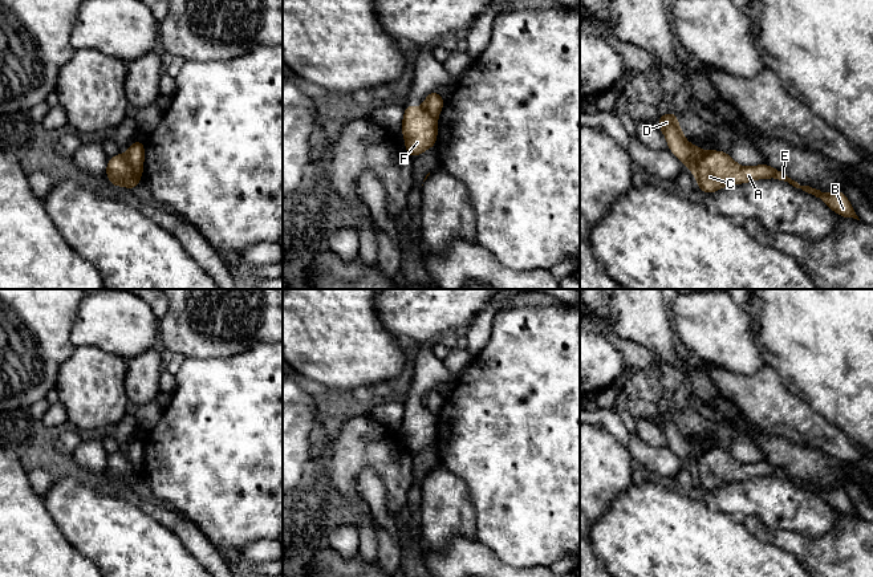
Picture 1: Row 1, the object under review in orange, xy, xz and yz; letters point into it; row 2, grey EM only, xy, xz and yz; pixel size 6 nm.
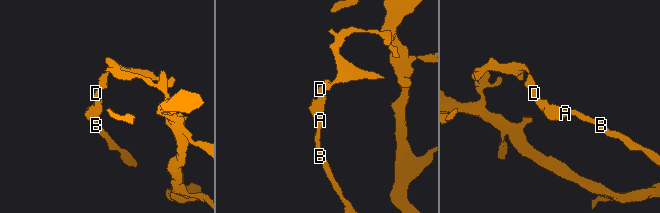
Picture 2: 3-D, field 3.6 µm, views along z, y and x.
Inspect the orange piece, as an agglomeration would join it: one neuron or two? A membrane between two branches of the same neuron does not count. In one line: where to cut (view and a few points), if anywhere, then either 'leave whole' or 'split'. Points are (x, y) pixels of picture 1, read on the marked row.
cut xy (125, 154), (139, 178); split

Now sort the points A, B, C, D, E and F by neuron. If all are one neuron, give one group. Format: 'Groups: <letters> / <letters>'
Groups: A B C E F / D

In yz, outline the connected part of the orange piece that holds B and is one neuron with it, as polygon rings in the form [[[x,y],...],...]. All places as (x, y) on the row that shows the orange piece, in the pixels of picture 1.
[[[710,150],[705,154],[694,171],[697,186],[707,195],[734,184],[743,184],[758,179],[779,179],[788,182],[796,188],[815,195],[823,200],[835,214],[844,218],[858,219],[849,199],[841,191],[824,192],[809,186],[800,186],[797,182],[788,178],[783,171],[776,170],[767,163],[744,167],[738,164],[730,154],[720,150]]]

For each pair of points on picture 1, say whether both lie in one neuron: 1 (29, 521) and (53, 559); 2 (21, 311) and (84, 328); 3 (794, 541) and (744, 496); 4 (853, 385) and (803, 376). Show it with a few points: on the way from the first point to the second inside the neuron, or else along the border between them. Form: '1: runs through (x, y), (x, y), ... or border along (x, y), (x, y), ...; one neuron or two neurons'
1: runs through (29, 531), (44, 549); one neuron
2: border along (81, 303), (70, 330), (70, 342), (74, 346); two neurons
3: border along (751, 513), (770, 527), (800, 532), (808, 537); two neurons
4: runs through (841, 376), (815, 376); one neuron

